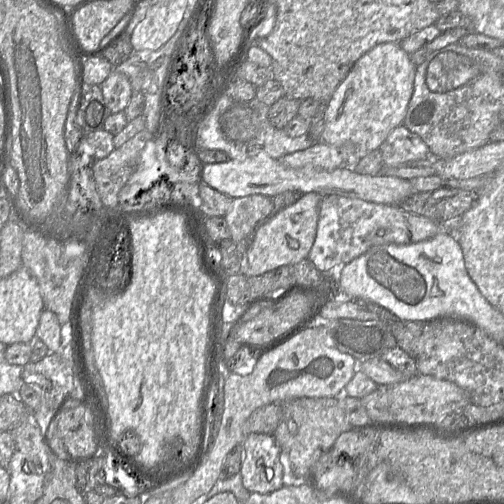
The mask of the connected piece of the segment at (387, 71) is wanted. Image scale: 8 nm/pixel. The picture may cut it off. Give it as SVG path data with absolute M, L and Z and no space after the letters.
M381 43L363 54L353 65L347 76L336 88L323 112L324 129L322 141L333 146L353 143L360 147L360 157L379 148L390 132L402 125L414 89L416 65L399 43Z

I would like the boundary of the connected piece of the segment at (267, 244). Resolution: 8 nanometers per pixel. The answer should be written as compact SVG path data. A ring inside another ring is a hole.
M318 193L303 194L294 204L272 215L257 227L253 240L241 259L240 273L246 277L259 276L306 259L315 241L322 199L323 196Z

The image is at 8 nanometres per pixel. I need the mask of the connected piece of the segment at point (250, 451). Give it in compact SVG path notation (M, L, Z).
M250 433L243 444L241 475L244 487L251 493L268 495L284 486L281 450L274 437Z

